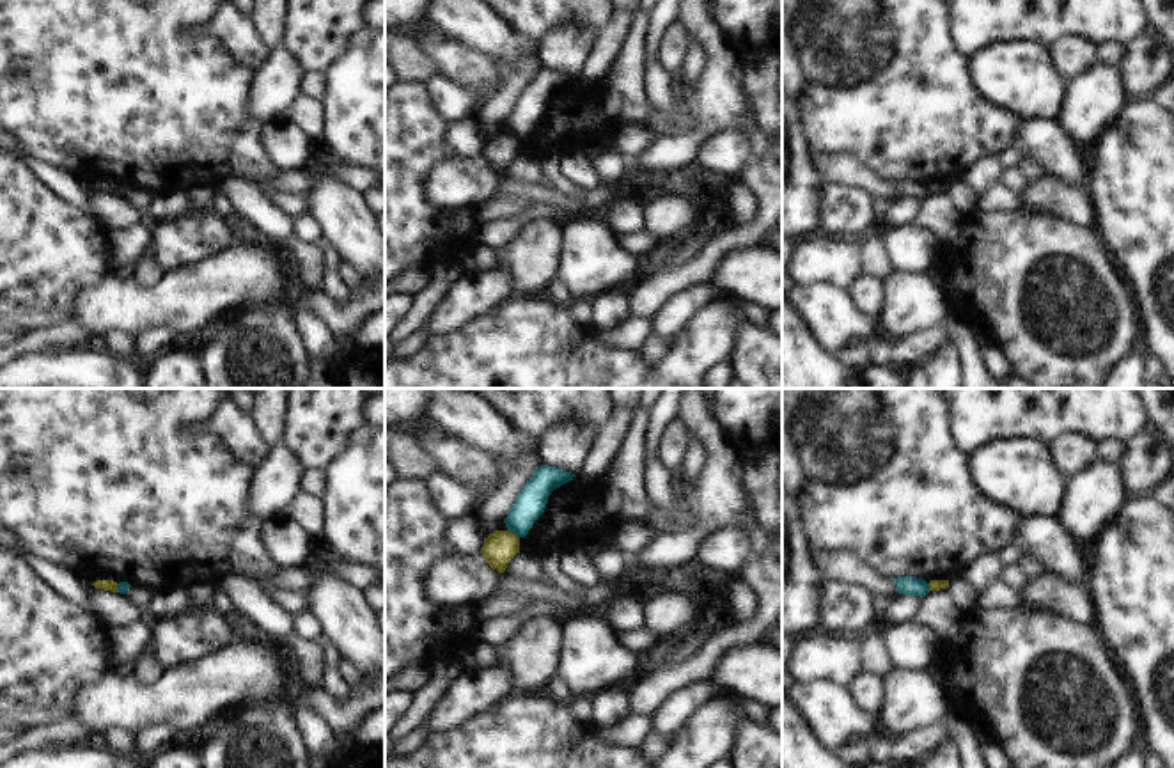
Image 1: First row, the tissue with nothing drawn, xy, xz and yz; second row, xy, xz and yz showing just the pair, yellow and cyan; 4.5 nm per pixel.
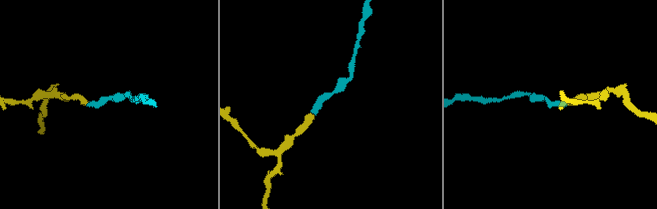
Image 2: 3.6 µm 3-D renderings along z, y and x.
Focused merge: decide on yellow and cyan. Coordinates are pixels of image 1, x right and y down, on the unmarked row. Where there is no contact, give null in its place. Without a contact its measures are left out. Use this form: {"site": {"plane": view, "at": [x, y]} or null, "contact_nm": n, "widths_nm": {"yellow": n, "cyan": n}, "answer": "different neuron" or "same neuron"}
{"site": {"plane": "xz", "at": [511, 135]}, "contact_nm": 70, "widths_nm": {"yellow": 150, "cyan": 140}, "answer": "different neuron"}

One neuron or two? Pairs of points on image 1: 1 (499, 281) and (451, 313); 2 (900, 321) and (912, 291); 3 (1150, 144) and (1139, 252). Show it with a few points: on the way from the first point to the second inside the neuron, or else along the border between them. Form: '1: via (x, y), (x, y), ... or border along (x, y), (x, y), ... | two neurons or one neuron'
1: via (486, 289), (463, 302) | one neuron
2: via (903, 314), (912, 305), (912, 298) | one neuron
3: via (1150, 171), (1150, 226) | one neuron

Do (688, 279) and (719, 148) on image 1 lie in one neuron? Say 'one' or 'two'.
two

